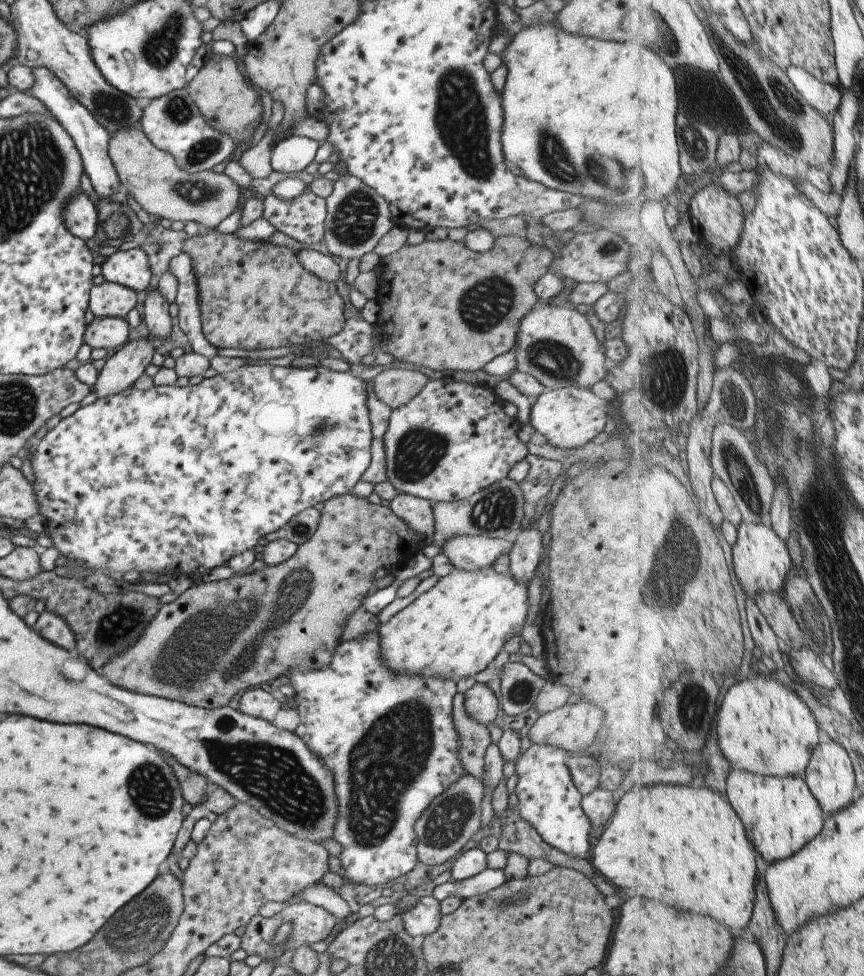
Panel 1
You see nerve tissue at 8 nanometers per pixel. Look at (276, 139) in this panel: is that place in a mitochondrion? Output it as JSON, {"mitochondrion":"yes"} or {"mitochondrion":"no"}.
{"mitochondrion":"no"}

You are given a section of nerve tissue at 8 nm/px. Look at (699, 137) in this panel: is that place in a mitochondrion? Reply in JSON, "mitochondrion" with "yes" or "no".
{"mitochondrion":"yes"}

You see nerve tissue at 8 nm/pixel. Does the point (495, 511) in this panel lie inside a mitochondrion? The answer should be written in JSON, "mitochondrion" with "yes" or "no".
{"mitochondrion":"yes"}

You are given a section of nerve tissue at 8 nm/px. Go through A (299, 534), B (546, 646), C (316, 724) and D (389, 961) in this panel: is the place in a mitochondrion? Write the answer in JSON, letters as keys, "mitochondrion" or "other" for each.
{"A":"mitochondrion","B":"other","C":"other","D":"mitochondrion"}

